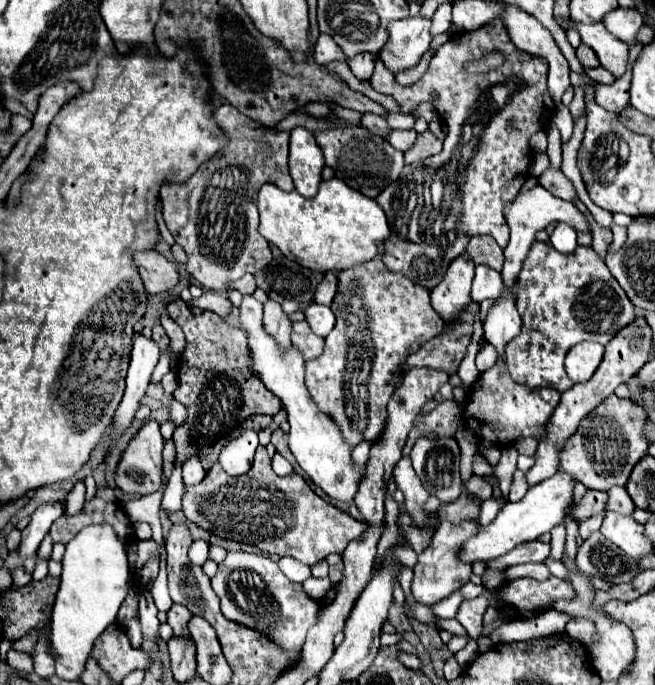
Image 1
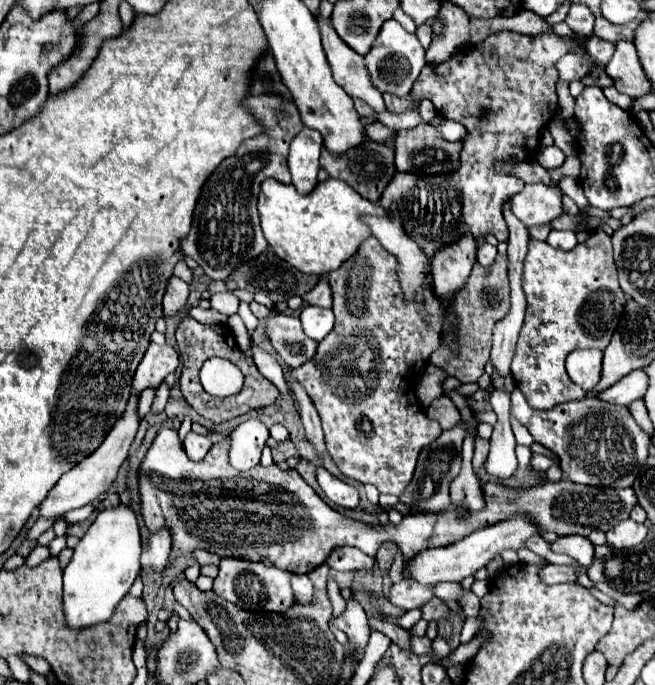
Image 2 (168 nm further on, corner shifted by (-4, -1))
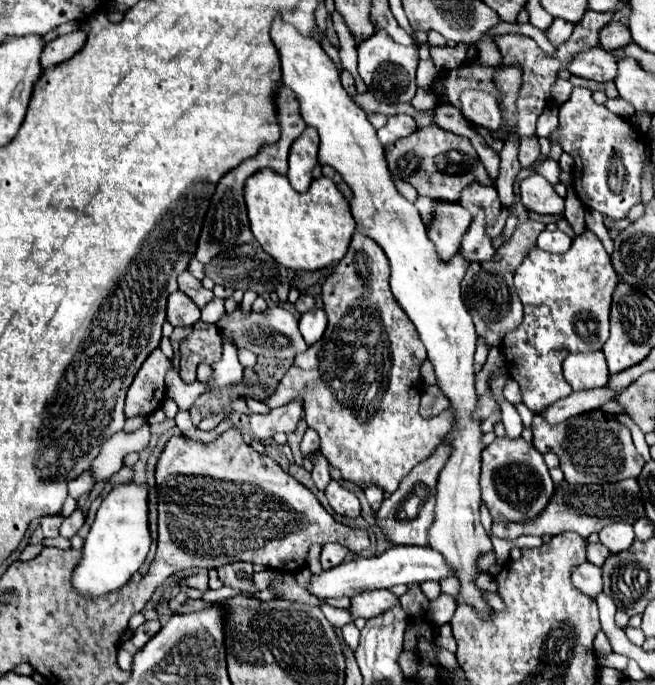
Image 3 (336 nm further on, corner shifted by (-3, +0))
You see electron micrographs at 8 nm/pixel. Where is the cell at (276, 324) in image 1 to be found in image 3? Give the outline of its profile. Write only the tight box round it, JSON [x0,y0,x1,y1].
[311,454,331,490]

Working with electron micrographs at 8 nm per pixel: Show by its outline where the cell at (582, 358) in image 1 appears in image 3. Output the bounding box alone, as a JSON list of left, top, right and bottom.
[563,352,607,390]

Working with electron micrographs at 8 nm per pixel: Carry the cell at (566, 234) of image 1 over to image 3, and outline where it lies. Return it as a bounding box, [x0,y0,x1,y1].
[537,228,571,254]

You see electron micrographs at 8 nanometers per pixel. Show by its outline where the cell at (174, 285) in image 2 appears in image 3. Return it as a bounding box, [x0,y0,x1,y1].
[167,292,201,326]

